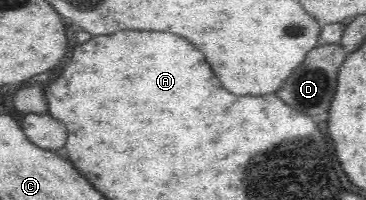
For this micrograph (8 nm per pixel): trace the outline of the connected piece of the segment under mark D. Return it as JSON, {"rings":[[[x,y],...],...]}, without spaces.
{"rings":[[[318,45],[313,48],[307,56],[305,62],[299,64],[291,76],[283,82],[283,86],[277,90],[277,96],[287,102],[293,110],[301,112],[301,114],[309,114],[309,116],[319,116],[319,114],[327,114],[331,108],[331,98],[335,96],[335,90],[338,83],[338,73],[340,67],[345,62],[348,53],[343,51],[343,47],[337,45]]]}

